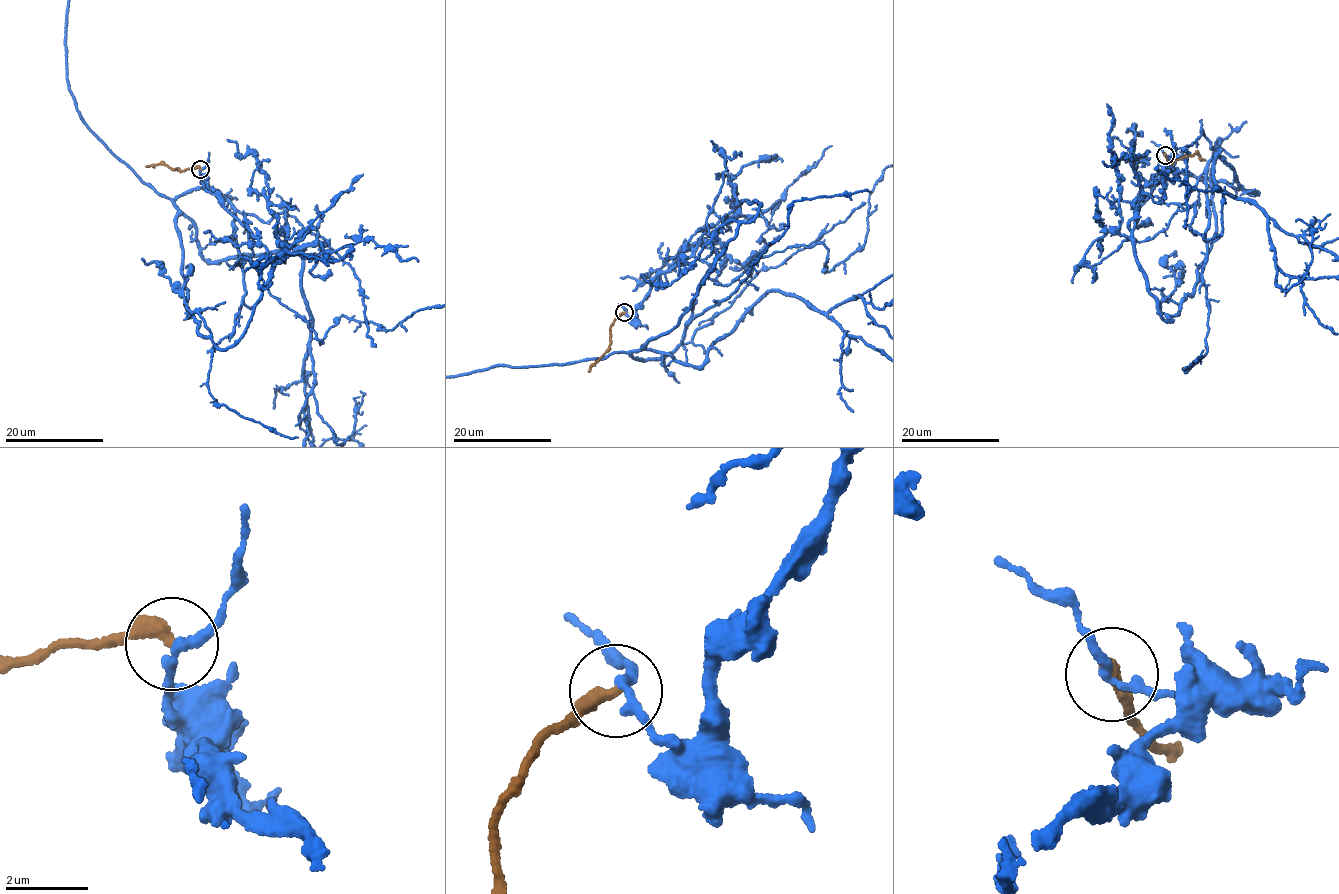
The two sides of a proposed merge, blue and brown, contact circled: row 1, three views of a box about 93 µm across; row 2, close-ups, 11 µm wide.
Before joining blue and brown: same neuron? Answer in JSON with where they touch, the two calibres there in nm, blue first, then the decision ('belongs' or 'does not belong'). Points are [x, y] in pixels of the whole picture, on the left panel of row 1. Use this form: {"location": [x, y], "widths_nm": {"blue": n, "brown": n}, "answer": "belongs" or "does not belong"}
{"location": [200, 169], "widths_nm": {"blue": 240, "brown": 360}, "answer": "does not belong"}

